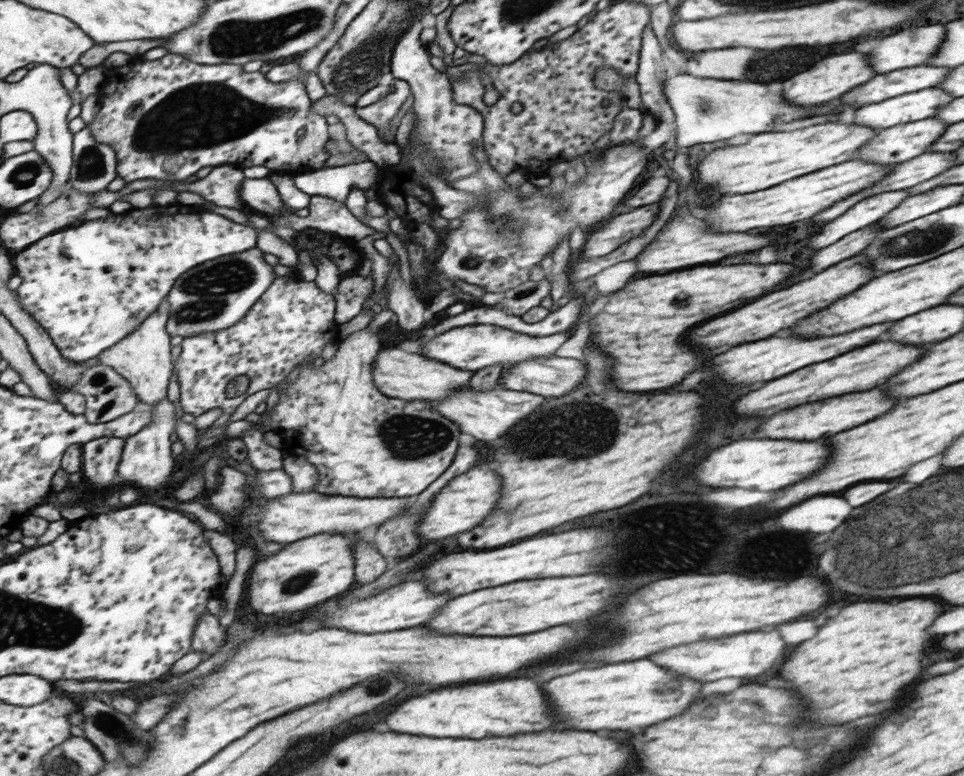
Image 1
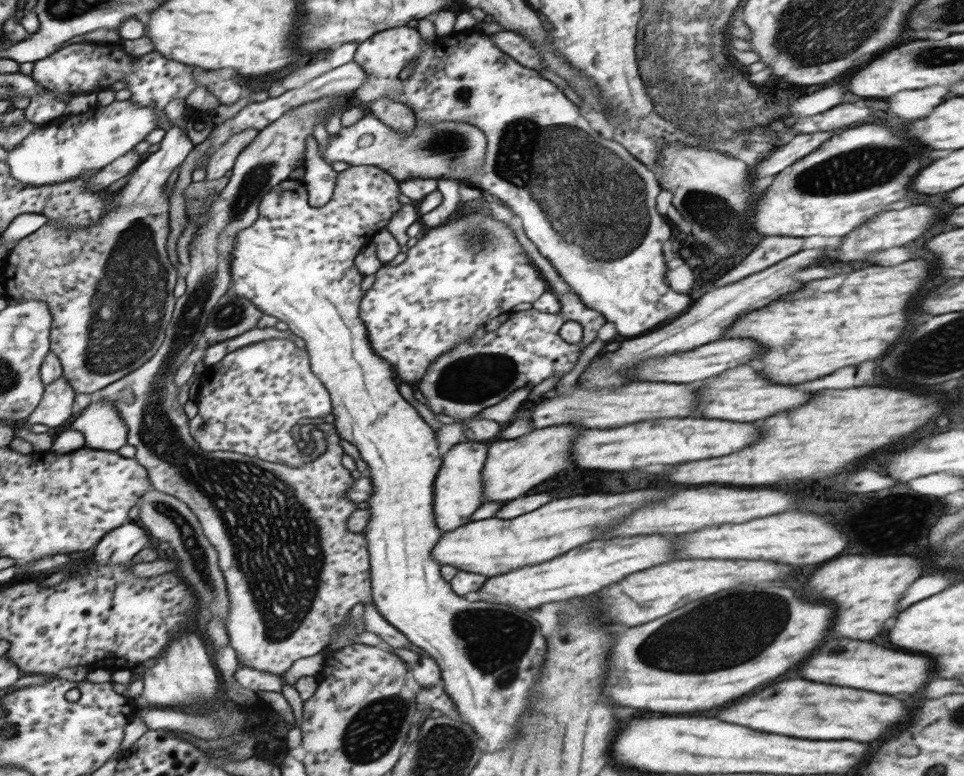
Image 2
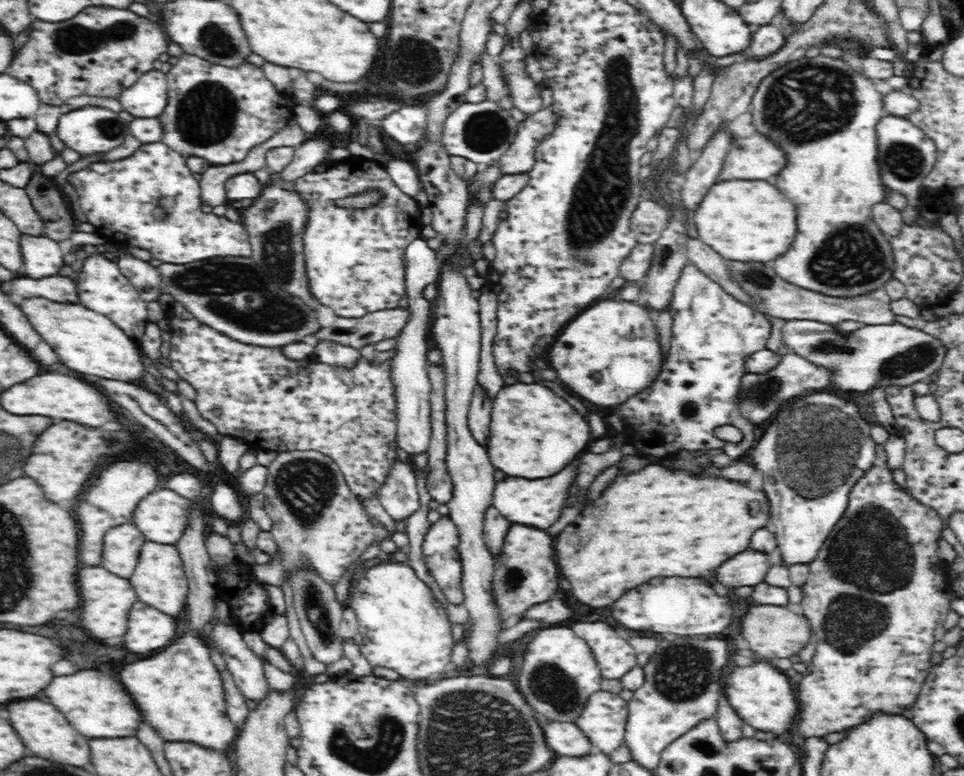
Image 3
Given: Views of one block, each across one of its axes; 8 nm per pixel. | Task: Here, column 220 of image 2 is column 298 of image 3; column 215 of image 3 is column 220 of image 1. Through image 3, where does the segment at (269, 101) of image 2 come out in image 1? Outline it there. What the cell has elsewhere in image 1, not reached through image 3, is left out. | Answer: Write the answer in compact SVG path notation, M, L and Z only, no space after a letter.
M222 165L214 167L214 172L206 180L192 186L178 186L178 190L202 192L208 201L216 205L244 210L247 202L242 199L242 188L246 180L244 165Z

